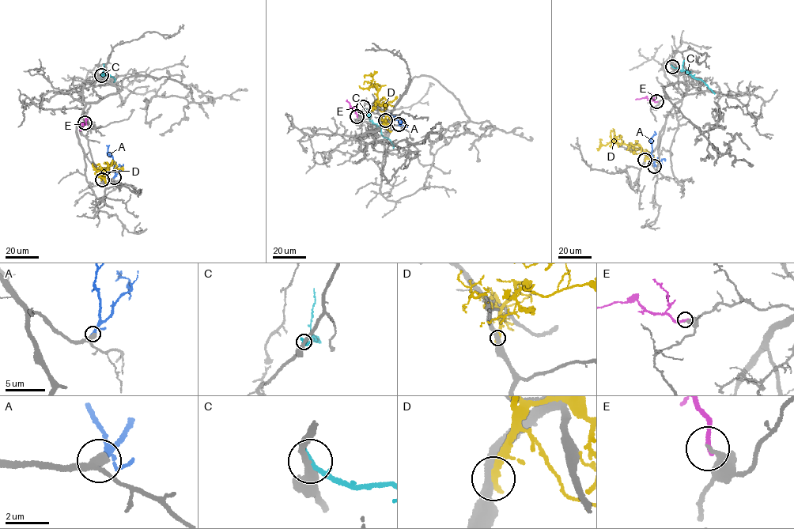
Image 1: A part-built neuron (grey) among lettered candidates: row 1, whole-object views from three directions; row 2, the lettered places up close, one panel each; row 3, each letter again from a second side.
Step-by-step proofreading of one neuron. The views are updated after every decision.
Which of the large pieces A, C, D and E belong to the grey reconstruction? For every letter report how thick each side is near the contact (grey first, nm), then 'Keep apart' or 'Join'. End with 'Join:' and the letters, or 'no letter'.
A: Thickness 340 nm (grey) against 320 nm. Join
C: Thickness 340 nm (grey) against 260 nm. Keep apart
D: Thickness 440 nm (grey) against 400 nm. Keep apart
E: Thickness 320 nm (grey) against 200 nm. Keep apart
Join: A

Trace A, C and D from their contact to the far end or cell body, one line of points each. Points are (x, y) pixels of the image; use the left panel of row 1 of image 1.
A: (114, 177), (115, 164), (112, 156), (107, 153), (106, 145)
C: (101, 75), (109, 74), (114, 77), (113, 82)
D: (102, 179), (107, 168), (103, 171), (107, 171), (103, 172), (106, 179), (99, 176)

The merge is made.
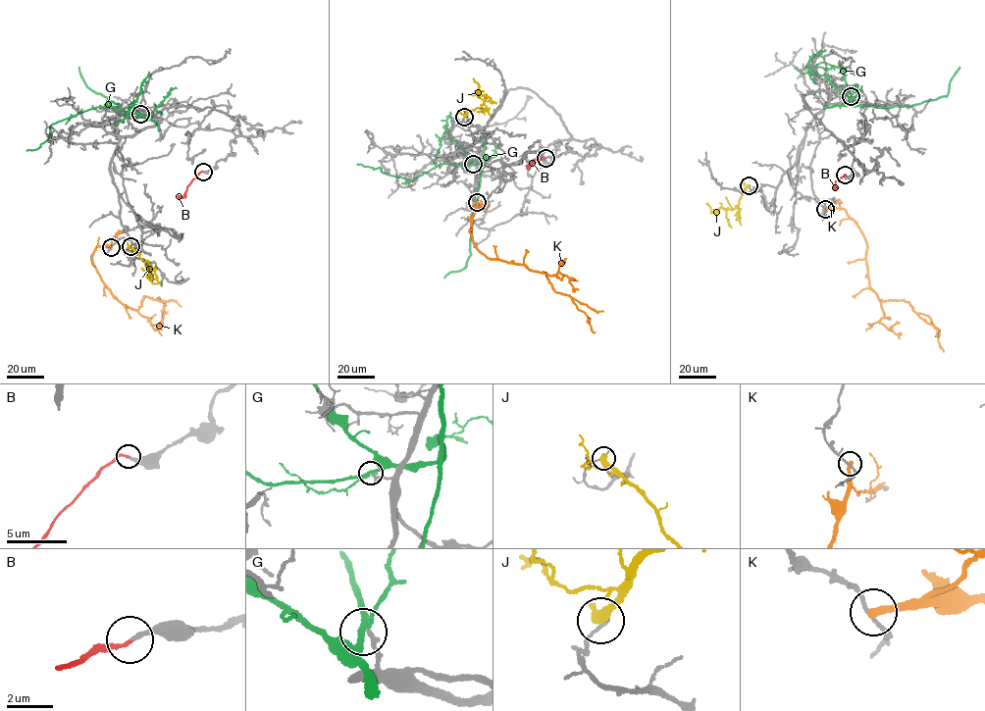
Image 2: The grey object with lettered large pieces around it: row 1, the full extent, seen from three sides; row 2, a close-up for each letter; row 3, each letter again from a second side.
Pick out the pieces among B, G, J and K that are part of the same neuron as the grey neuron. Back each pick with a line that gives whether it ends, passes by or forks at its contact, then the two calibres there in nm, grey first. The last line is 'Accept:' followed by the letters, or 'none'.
B: It ends there. Thickness 240 nm (grey) against 190 nm
Accept: B

